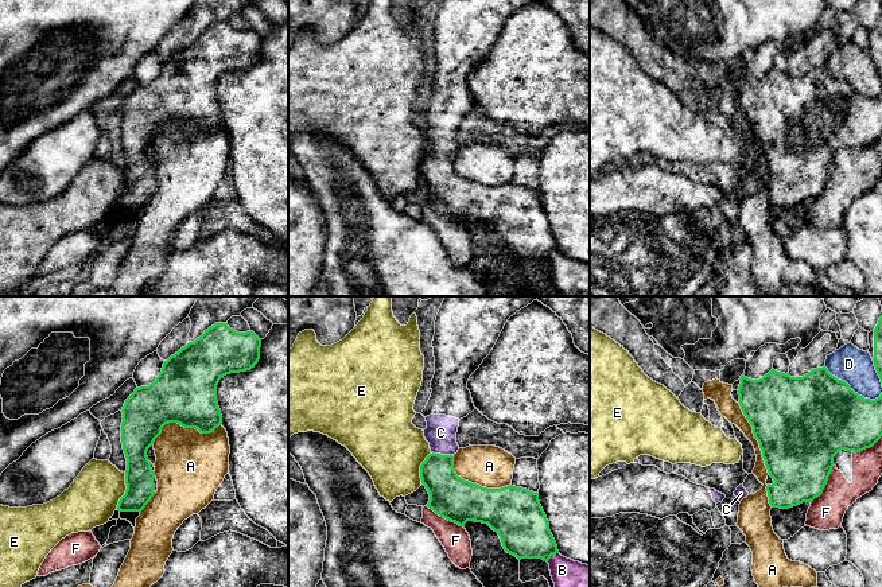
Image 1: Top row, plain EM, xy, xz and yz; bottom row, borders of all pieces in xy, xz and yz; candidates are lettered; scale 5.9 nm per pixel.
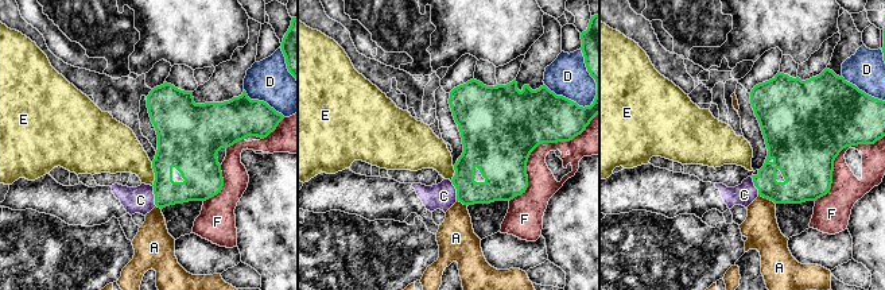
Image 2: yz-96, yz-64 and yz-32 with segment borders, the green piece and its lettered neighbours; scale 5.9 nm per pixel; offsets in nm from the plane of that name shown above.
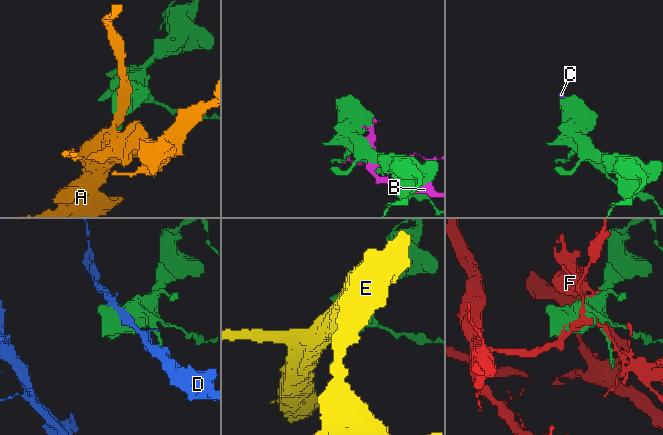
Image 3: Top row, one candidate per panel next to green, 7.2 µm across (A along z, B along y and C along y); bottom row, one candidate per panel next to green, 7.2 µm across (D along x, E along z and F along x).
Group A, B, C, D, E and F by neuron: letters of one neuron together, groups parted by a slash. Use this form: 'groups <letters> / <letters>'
groups A / B / C / D / E / F

